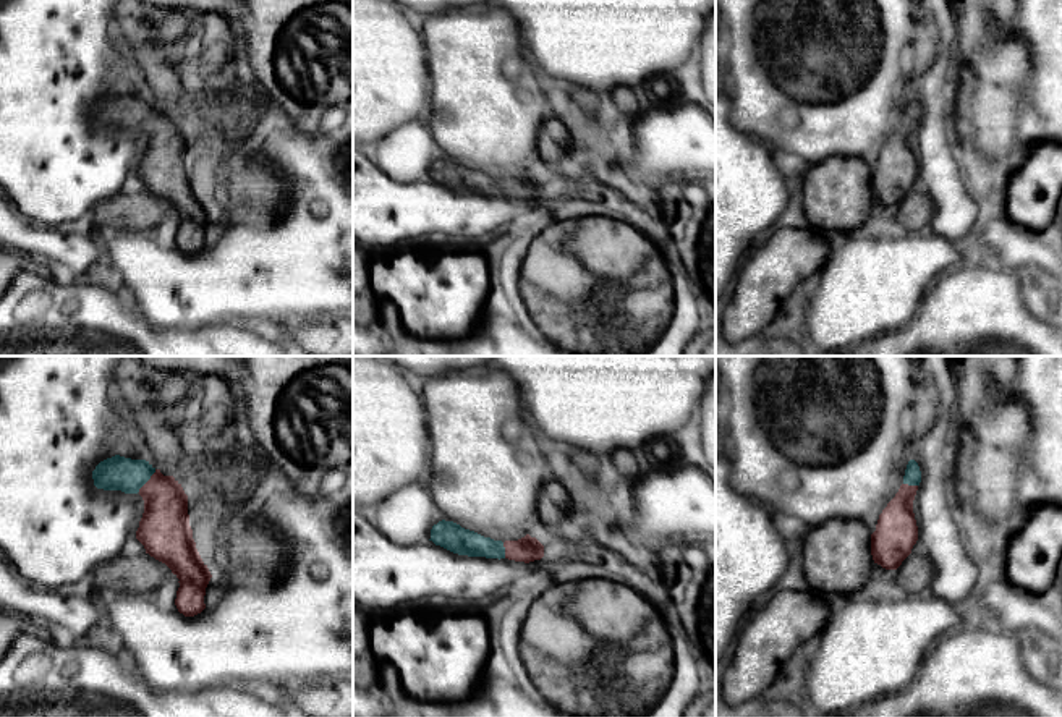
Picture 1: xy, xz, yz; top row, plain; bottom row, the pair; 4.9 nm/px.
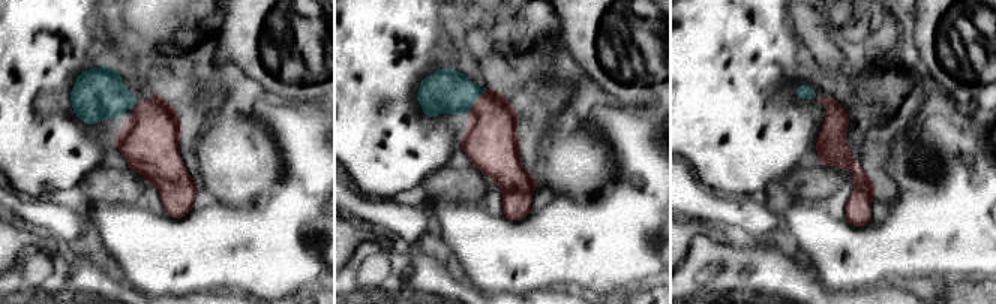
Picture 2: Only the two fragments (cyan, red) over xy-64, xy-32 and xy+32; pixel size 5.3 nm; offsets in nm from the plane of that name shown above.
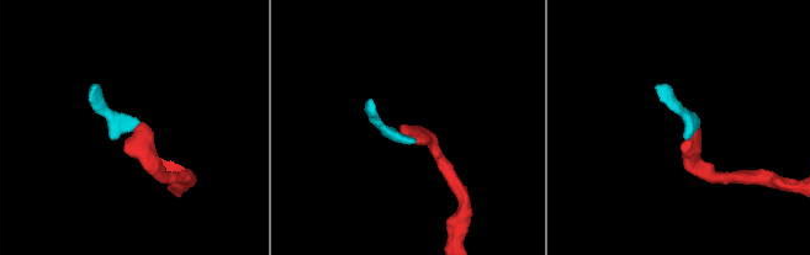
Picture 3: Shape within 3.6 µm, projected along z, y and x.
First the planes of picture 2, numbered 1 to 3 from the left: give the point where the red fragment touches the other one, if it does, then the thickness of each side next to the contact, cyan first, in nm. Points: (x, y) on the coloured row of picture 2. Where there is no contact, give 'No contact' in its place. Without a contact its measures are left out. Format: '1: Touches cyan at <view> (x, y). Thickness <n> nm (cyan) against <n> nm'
1: No contact
2: Touches cyan at xy-32 (474, 102). Thickness 240 nm (cyan) against 280 nm
3: No contact

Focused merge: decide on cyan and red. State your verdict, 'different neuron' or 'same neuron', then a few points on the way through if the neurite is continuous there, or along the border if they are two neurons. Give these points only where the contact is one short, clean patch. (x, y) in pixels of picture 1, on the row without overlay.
same neuron; runs through xy (117, 110), (148, 117), (164, 135), (164, 164)

